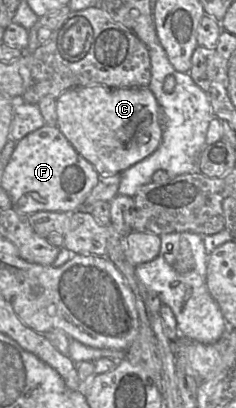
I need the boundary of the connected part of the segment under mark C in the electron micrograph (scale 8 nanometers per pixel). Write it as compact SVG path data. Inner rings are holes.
M89 85L65 91L56 99L57 127L76 149L90 162L99 175L121 174L124 170L151 155L160 145L163 128L158 114L159 105L147 88L108 88Z

